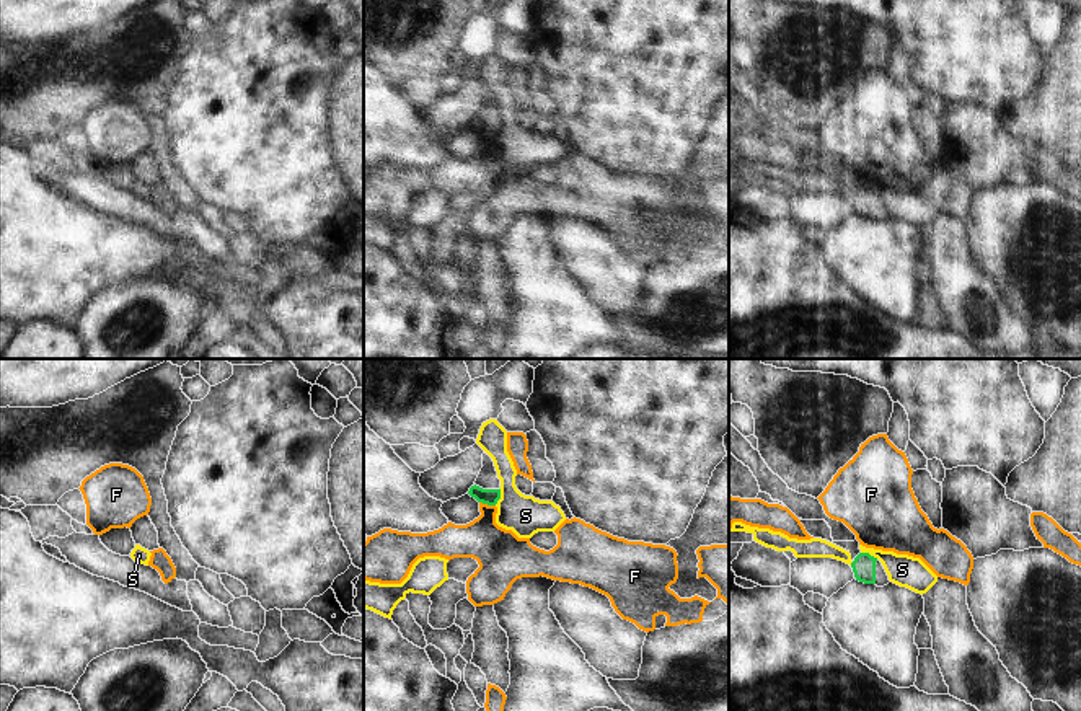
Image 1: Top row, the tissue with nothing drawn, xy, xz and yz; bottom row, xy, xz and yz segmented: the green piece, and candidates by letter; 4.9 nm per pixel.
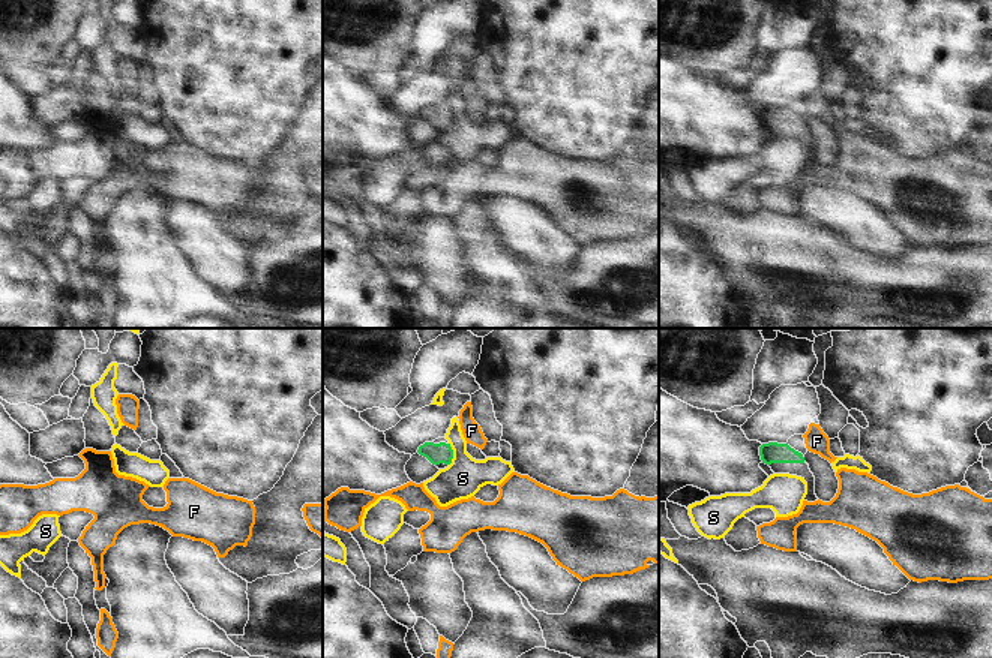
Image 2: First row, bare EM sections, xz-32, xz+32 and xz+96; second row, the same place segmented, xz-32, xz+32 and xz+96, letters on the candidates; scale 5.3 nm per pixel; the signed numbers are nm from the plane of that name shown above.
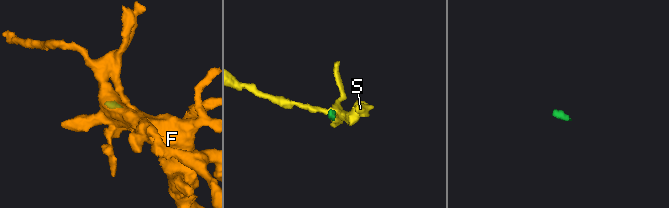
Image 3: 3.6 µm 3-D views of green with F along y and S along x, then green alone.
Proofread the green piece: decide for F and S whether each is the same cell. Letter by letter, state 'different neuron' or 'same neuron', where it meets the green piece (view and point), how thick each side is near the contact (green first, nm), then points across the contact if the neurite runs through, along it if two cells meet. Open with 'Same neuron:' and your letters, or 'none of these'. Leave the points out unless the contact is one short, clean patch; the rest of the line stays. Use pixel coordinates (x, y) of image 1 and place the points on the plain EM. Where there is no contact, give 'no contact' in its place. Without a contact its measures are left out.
Same neuron: none of these
F: different neuron; contact xz (488, 139); calibres 80 and 240 nm; border xz (480, 136), (494, 141)
S: different neuron; contact yz (869, 189); calibres 110 and 160 nm; border yz (861, 186), (878, 193)

